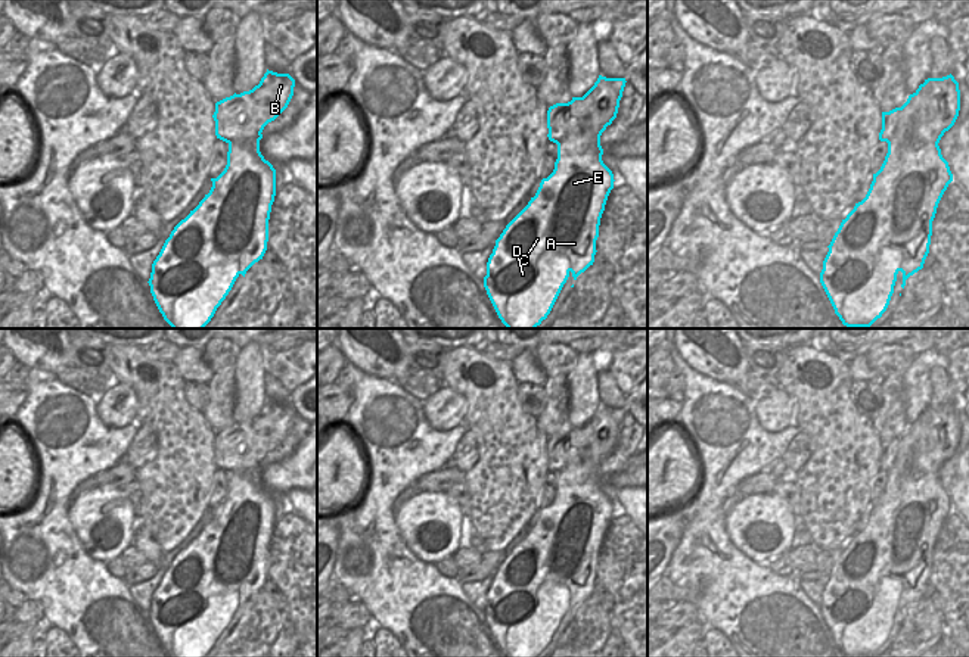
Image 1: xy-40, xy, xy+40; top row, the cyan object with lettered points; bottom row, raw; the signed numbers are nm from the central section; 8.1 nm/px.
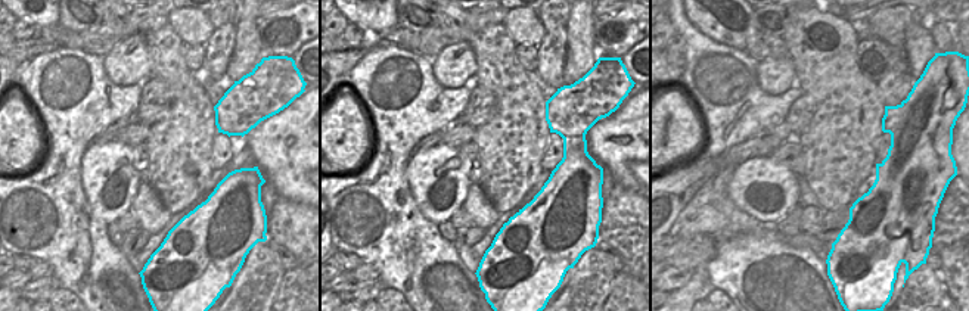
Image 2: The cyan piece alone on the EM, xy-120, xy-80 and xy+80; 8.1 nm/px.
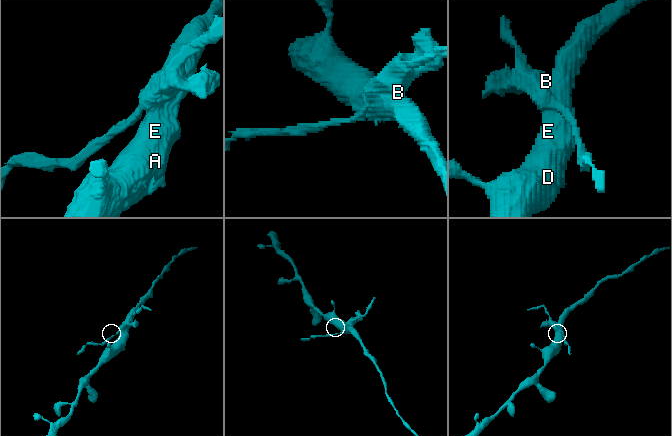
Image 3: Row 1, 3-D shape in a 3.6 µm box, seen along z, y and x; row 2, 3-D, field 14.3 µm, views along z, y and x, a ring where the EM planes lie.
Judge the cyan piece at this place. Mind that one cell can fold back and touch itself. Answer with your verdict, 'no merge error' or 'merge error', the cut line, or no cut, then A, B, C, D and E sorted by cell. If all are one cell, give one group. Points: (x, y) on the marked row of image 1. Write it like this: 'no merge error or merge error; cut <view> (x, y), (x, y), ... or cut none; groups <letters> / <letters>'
merge error; cut xy (620, 97), (574, 115), (570, 133), (558, 145); groups A C D E / B

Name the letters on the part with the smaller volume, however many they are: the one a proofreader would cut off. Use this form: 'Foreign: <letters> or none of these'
Foreign: B

